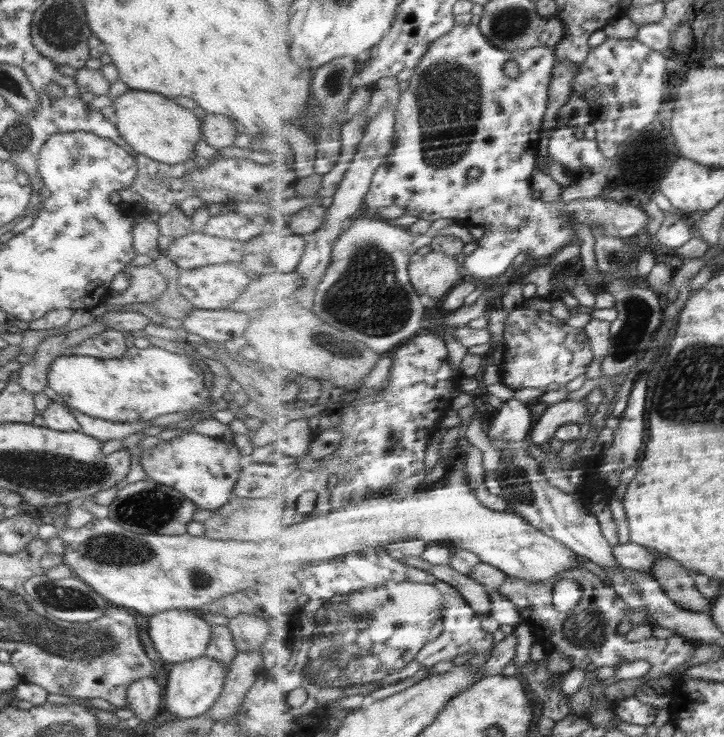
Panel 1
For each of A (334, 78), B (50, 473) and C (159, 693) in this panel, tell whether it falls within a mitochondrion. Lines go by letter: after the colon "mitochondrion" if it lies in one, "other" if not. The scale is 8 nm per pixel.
A: mitochondrion
B: mitochondrion
C: other

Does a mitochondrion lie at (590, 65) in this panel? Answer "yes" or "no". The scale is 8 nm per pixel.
no

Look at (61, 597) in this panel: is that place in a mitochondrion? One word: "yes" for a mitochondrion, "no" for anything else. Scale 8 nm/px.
yes

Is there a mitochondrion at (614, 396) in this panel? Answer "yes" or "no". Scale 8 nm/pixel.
no

